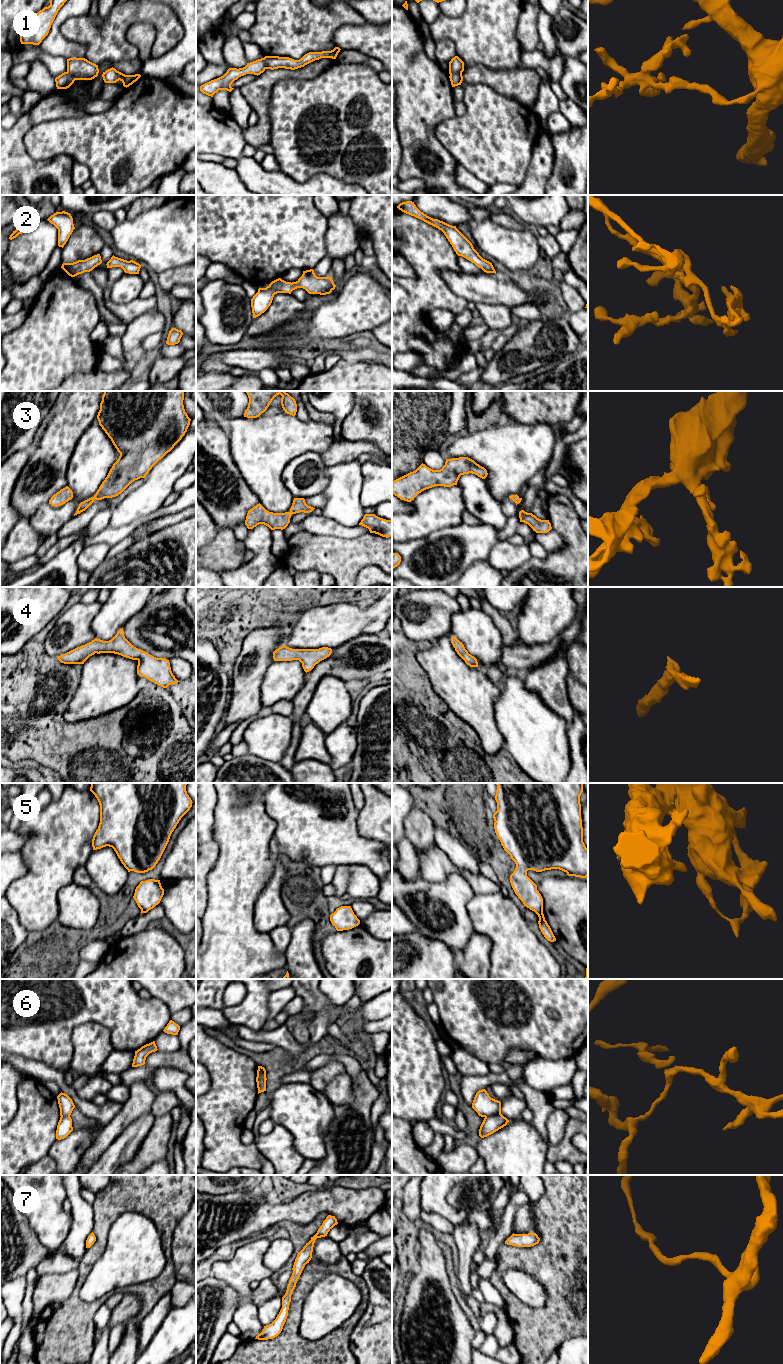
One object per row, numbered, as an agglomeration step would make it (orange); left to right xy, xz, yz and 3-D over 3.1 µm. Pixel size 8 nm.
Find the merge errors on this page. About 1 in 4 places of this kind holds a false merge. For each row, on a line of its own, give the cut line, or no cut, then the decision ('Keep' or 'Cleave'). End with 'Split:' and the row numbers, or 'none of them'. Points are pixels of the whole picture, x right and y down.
1: Split along xz (264, 57), (266, 68). Cleave
2: No split. Keep
3: No split. Keep
4: No split. Keep
5: No split. Keep
6: Split along yz (500, 1112), (485, 1117). Cleave
7: No split. Keep
Split: 1, 6

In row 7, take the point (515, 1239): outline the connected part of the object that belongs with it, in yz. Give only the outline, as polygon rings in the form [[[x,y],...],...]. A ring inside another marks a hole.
[[[536,1233],[528,1234],[512,1234],[506,1241],[505,1244],[517,1246],[517,1247],[531,1247],[538,1244],[540,1238]]]

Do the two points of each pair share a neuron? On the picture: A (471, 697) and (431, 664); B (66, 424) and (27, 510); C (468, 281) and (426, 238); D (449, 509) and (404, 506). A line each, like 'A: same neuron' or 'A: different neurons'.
A: same neuron
B: same neuron
C: different neurons
D: different neurons

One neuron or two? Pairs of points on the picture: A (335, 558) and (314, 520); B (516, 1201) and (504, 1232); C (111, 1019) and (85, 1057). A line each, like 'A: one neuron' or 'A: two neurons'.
A: two neurons
B: one neuron
C: two neurons

